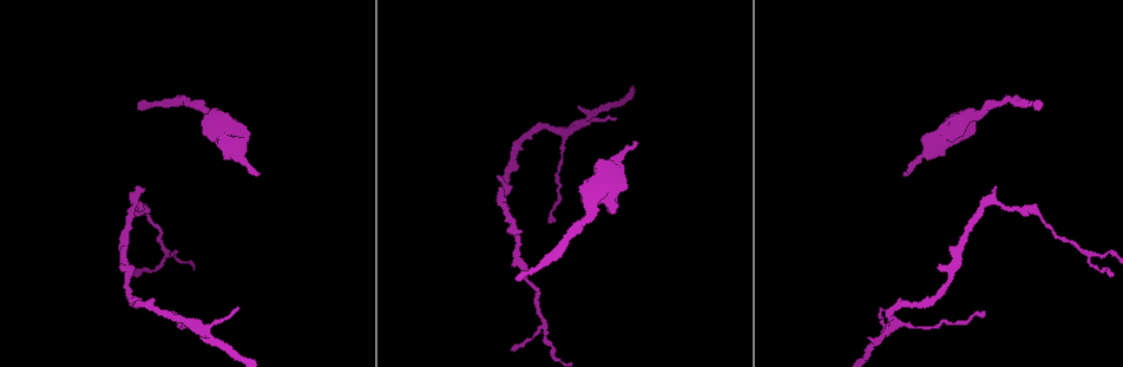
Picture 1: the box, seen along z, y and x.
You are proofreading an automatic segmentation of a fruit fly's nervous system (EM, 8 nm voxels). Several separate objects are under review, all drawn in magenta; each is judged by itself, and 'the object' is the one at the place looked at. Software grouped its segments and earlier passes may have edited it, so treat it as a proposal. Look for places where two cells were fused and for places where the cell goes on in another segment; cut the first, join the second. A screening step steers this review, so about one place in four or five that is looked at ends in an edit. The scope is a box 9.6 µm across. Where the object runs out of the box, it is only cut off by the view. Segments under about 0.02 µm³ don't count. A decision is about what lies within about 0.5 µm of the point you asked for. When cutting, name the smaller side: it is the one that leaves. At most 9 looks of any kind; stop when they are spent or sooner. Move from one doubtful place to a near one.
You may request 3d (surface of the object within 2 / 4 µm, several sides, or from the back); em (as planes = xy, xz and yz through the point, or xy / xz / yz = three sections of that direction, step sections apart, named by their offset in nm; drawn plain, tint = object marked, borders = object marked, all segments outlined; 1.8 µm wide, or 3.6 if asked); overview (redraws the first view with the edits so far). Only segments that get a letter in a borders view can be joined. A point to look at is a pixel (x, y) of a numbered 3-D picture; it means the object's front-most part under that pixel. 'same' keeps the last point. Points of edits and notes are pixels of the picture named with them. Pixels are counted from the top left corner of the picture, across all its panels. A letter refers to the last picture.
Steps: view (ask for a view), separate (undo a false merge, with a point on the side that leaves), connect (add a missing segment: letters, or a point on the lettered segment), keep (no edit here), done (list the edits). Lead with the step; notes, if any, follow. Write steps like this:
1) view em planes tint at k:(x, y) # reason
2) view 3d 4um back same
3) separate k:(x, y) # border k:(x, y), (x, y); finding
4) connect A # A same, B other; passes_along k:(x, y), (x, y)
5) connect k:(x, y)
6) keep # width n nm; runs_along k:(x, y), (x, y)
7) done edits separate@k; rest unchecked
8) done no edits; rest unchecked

view em planes borders at 1:(140, 109) # long arm stops here

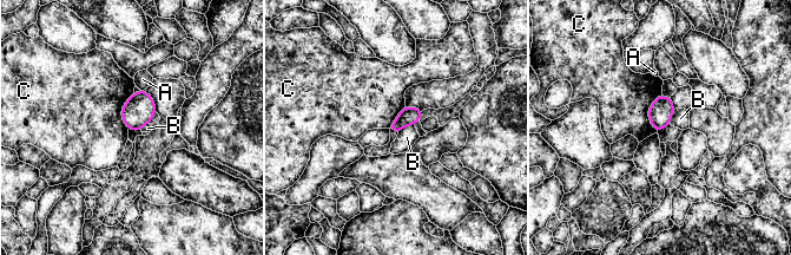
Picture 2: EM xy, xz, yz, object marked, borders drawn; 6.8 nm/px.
keep # A other, B other, C other; border 2:(661, 93), (648, 109), (657, 132); none of them fits

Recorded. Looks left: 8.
view em yz step 16 borders at 1:(988, 201) # abrupt turn

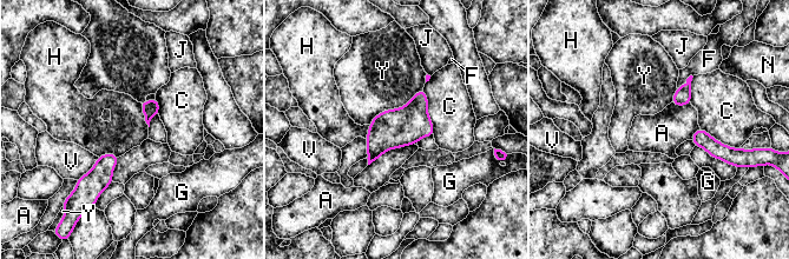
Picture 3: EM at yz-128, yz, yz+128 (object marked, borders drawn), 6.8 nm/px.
connect F # longest_contact Y 440 nm; A other, C other, F same, G other, H other, J other, N other, V other, Y other; passes_along 3:(682, 97), (686, 82), (709, 59); the cell continues

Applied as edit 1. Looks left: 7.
view overview

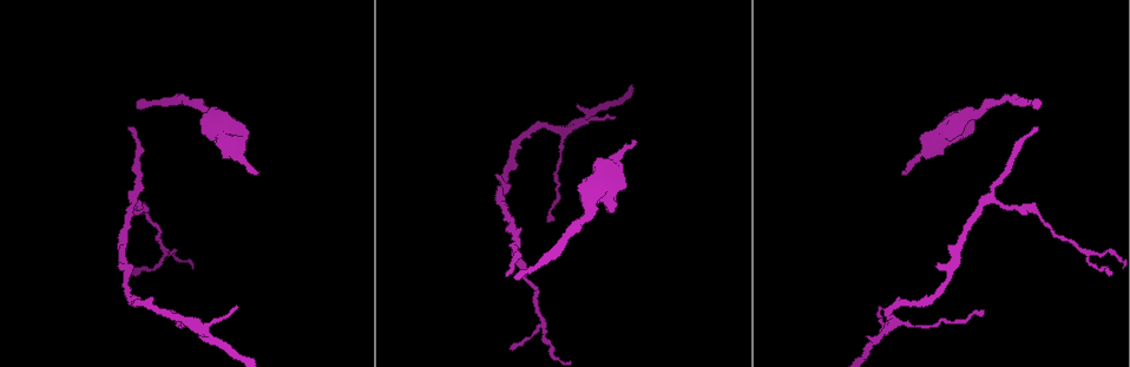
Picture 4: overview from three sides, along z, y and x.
view em planes plain at 4:(972, 122) # free end

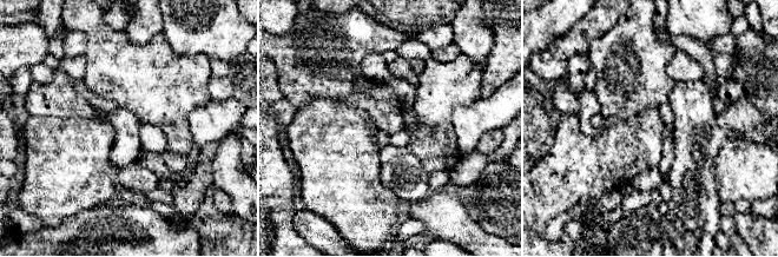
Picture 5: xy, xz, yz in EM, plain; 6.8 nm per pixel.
view em planes borders same # see the neighbours

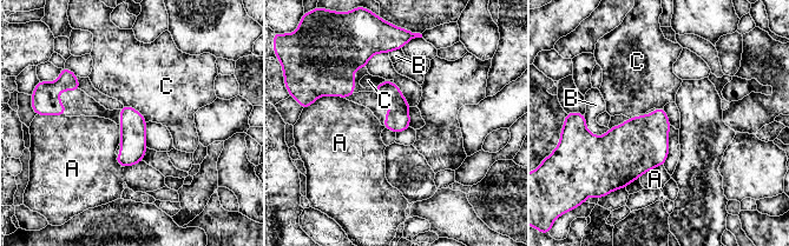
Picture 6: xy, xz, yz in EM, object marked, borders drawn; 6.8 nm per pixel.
keep # A other, B other, C other; none of them fits

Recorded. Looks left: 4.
view em planes borders at 4:(637, 142)

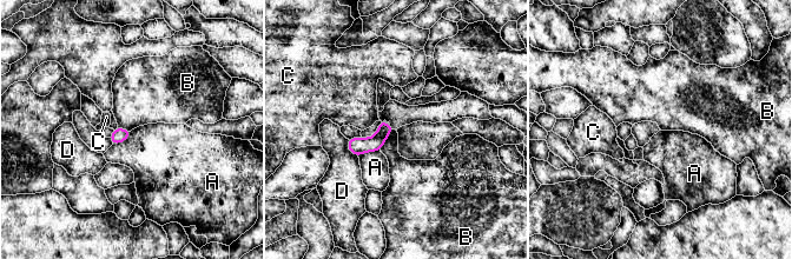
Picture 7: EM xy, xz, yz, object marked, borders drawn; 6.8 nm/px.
keep # A other, B other, C other, D other; none of them fits

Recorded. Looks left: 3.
done edits connect@3; rest unchecked

